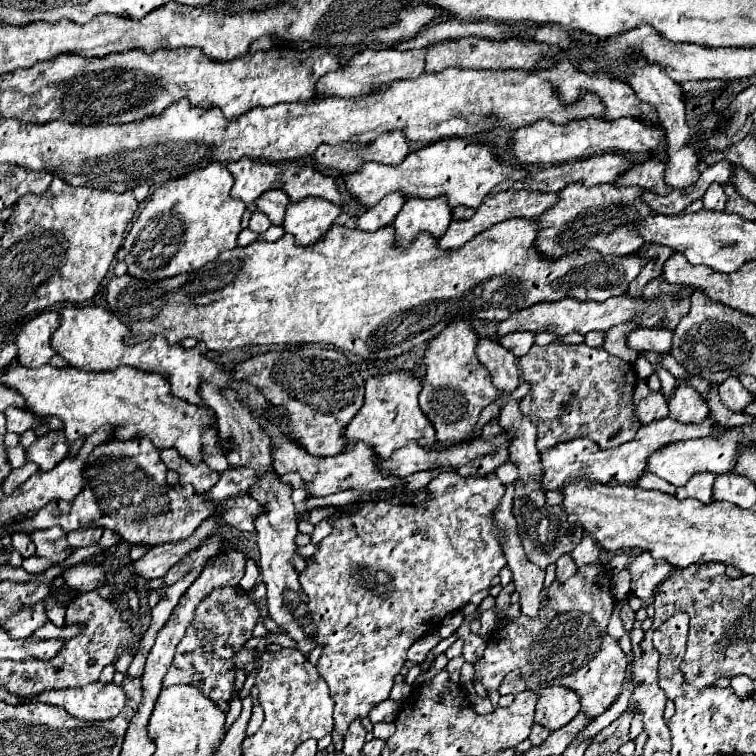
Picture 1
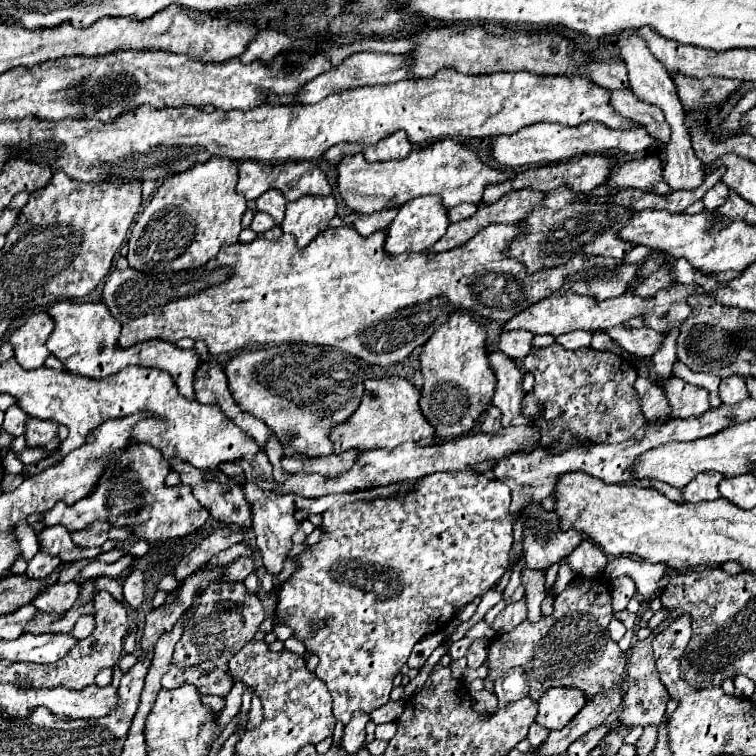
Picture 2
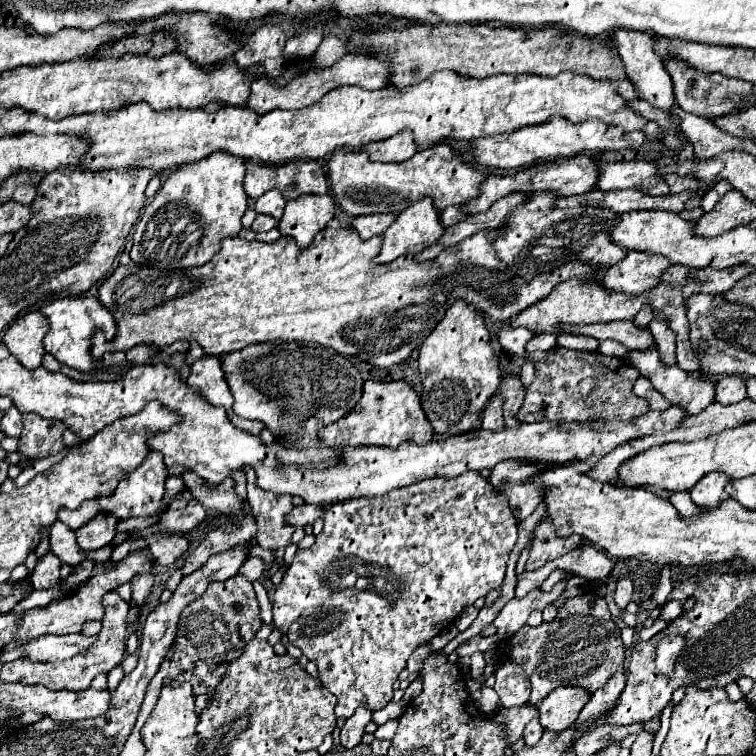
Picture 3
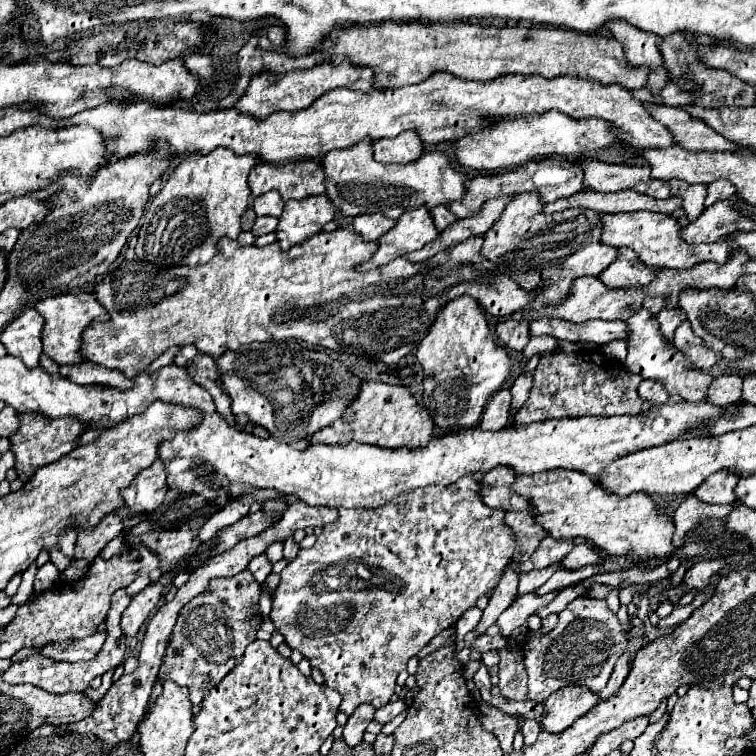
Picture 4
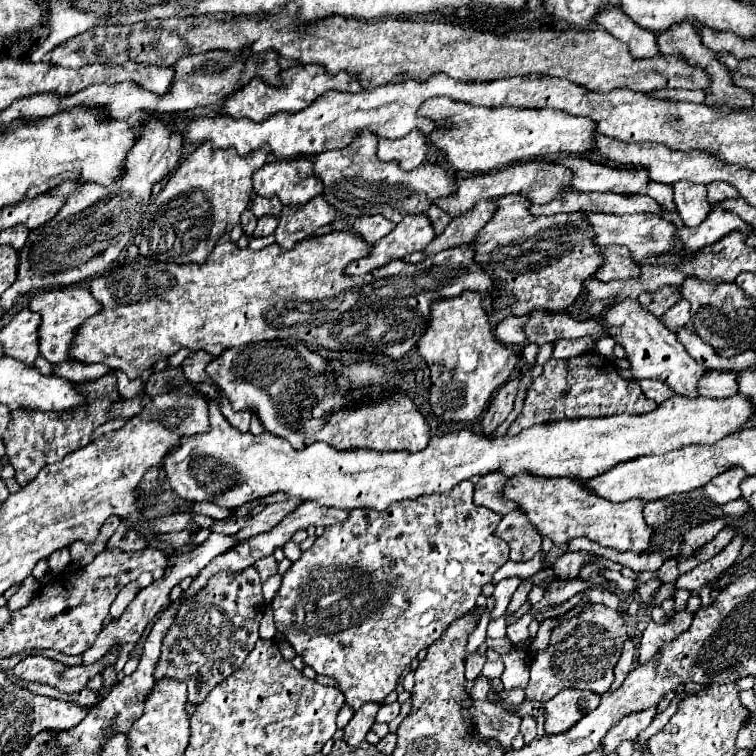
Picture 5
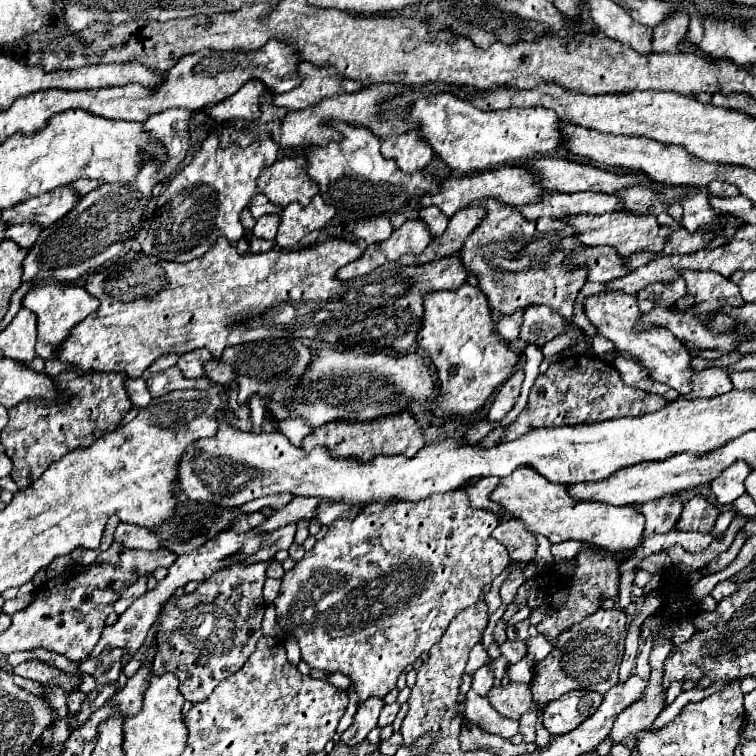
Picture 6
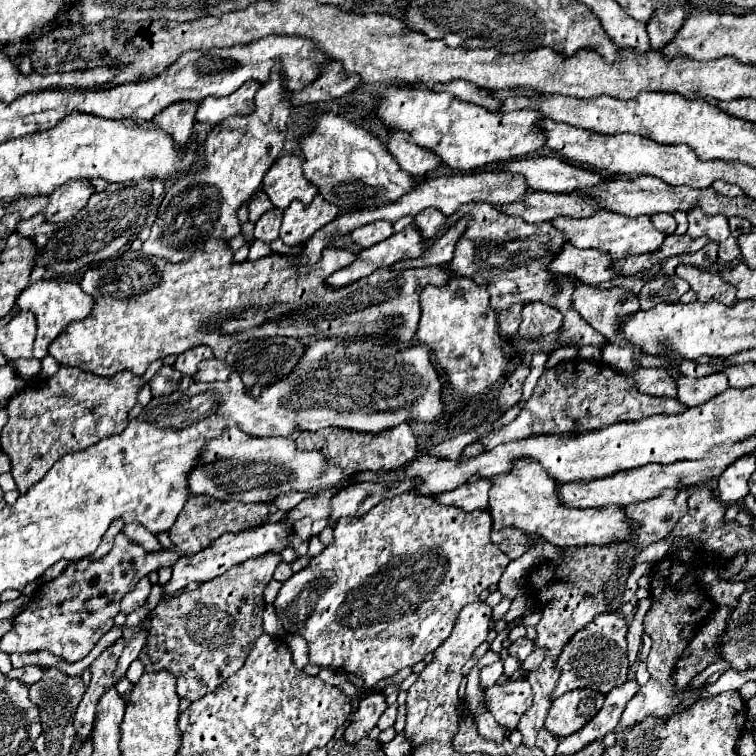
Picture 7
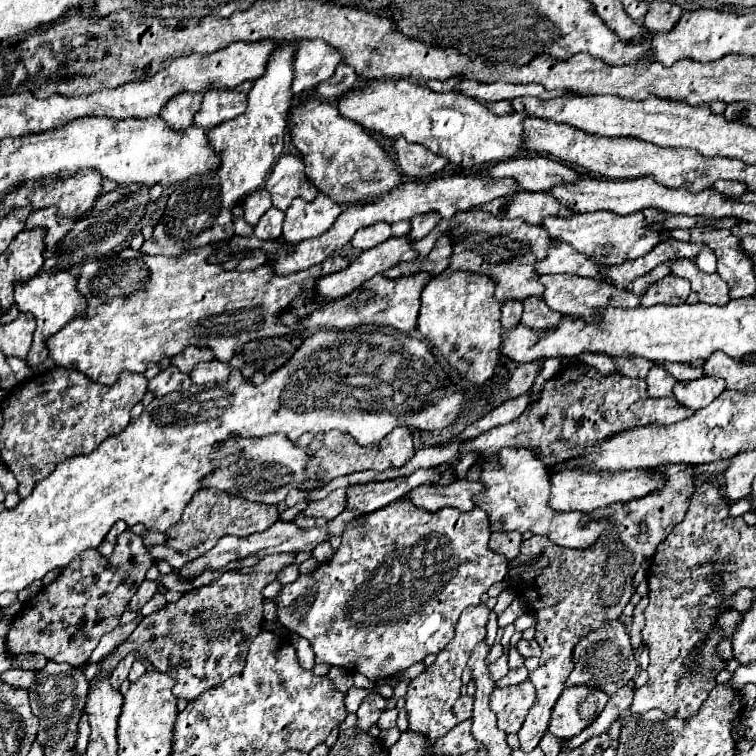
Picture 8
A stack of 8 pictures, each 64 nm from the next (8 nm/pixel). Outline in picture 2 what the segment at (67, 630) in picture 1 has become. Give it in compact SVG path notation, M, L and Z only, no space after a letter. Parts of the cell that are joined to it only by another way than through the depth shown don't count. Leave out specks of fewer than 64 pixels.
M85 615L78 619L74 628L71 631L71 635L76 639L84 639L92 634L95 628L95 620L92 616Z

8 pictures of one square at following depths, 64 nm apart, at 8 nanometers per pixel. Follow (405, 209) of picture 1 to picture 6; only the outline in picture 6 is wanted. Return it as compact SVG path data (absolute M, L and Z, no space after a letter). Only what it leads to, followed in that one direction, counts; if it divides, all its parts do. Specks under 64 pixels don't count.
M420 218L406 220L400 228L396 228L392 232L392 236L388 240L368 246L358 260L340 268L336 272L336 278L352 280L352 278L370 274L374 268L382 266L384 262L398 260L404 254L420 254L430 244L430 240L432 240L432 236L428 232L428 226Z

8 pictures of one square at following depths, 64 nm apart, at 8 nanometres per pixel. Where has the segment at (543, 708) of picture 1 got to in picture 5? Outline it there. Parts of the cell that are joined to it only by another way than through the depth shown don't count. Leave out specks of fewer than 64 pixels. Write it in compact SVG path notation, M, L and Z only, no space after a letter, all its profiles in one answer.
M566 688L544 704L544 730L546 734L562 734L572 728L582 716L600 704L600 696L588 690Z

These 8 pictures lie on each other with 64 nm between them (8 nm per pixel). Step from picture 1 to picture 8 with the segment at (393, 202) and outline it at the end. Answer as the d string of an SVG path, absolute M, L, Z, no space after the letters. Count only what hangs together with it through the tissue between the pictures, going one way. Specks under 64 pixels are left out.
M372 224L372 226L362 228L362 230L356 232L356 236L352 238L352 246L358 248L358 250L368 250L376 244L382 244L390 236L392 236L390 224Z

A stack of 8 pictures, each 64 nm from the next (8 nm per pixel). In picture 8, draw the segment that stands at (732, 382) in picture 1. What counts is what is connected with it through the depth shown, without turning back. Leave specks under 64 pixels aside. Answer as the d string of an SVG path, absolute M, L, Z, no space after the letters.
M704 376L704 378L698 378L698 380L678 382L674 386L674 398L686 408L700 410L700 408L708 406L714 398L718 398L724 390L726 390L724 380Z

